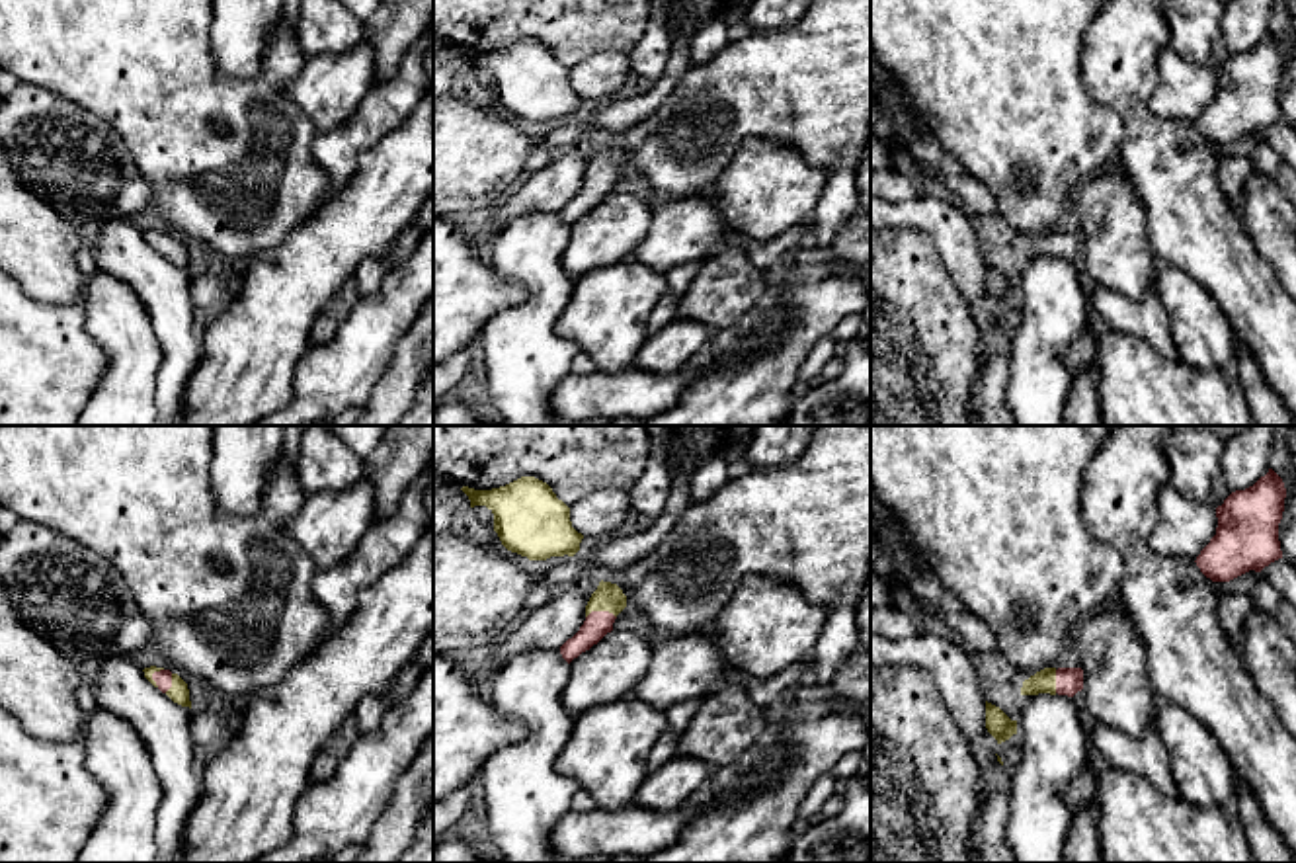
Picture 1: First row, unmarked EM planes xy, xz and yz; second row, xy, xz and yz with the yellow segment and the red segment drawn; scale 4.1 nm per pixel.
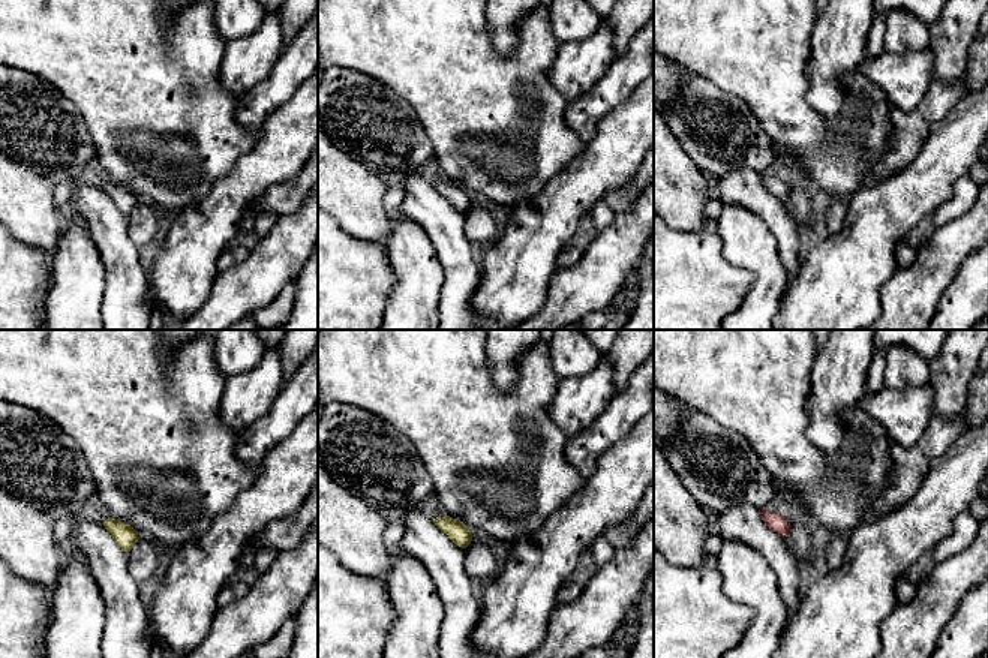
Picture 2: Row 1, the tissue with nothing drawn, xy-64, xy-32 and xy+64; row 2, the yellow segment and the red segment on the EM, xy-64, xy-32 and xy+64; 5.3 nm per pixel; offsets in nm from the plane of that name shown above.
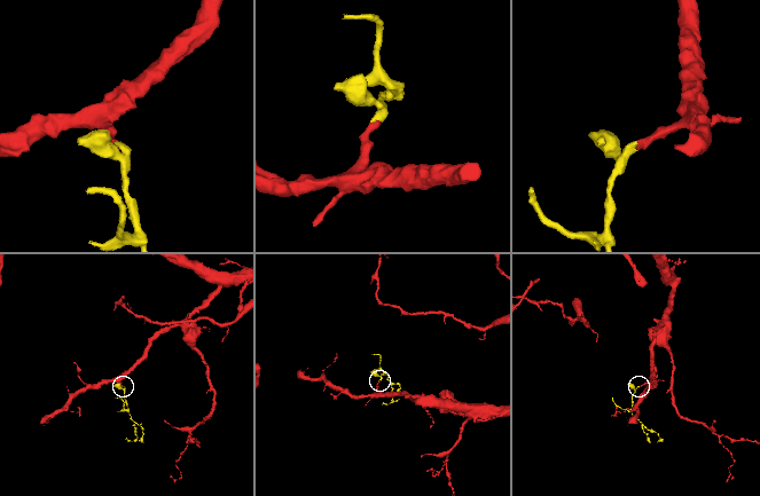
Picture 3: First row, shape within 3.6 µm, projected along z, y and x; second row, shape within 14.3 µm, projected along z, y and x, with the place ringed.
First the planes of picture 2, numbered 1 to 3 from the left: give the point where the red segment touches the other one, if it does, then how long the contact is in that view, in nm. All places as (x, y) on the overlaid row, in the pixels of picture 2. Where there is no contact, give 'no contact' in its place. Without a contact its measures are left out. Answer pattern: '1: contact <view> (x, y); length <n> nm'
1: no contact
2: no contact
3: no contact

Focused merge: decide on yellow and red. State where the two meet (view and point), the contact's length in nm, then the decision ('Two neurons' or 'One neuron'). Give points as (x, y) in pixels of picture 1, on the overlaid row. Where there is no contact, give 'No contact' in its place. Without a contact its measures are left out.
Touches yellow at xz (600, 610). Shared border 130 nm. One neuron

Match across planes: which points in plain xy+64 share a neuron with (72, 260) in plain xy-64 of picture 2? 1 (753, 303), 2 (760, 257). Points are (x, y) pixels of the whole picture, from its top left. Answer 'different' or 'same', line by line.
1: same
2: same

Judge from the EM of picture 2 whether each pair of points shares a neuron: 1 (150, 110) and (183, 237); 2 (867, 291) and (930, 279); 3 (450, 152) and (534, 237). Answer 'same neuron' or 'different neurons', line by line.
1: different neurons
2: different neurons
3: different neurons

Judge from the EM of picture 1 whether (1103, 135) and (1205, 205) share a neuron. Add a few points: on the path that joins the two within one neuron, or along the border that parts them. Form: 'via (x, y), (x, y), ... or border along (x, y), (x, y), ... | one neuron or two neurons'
border along (1103, 104), (1117, 116), (1123, 127), (1119, 157) | two neurons

